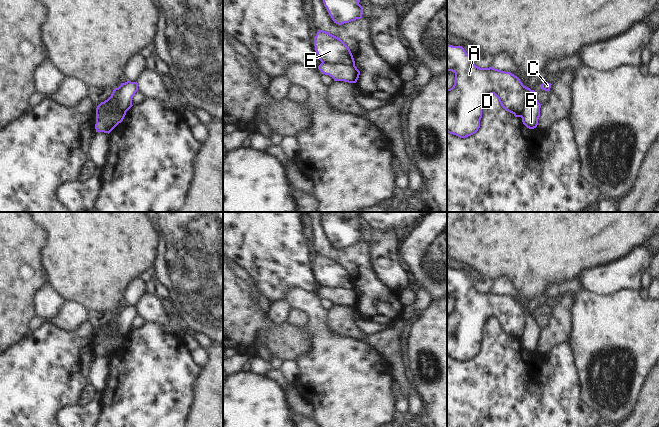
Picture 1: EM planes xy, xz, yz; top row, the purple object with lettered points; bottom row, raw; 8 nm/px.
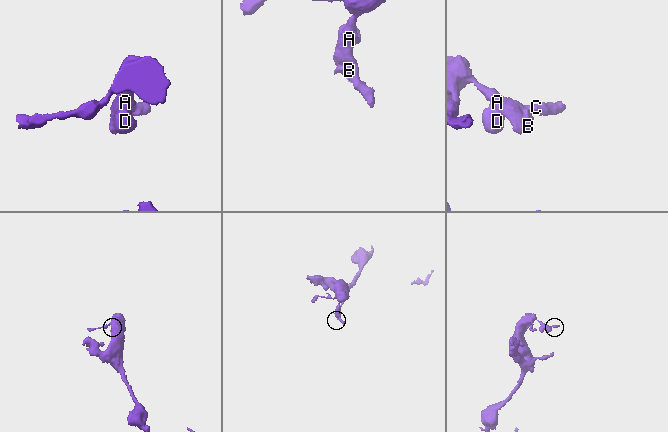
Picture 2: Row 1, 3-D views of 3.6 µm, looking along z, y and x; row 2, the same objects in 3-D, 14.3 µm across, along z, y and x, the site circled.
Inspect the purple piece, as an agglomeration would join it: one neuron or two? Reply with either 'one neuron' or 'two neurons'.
two neurons

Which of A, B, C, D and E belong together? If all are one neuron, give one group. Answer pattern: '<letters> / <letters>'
A C D E / B

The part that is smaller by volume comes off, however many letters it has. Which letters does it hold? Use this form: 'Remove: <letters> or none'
Remove: B

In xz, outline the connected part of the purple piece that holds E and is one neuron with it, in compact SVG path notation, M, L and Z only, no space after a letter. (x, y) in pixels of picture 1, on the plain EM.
M318 254L314 261L315 275L322 287L345 287L355 289L349 271L338 261Z

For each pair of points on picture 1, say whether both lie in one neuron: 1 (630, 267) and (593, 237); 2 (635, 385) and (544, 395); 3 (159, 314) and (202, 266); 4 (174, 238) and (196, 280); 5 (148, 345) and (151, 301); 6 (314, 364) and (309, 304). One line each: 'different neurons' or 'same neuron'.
1: different neurons
2: different neurons
3: different neurons
4: same neuron
5: different neurons
6: same neuron

